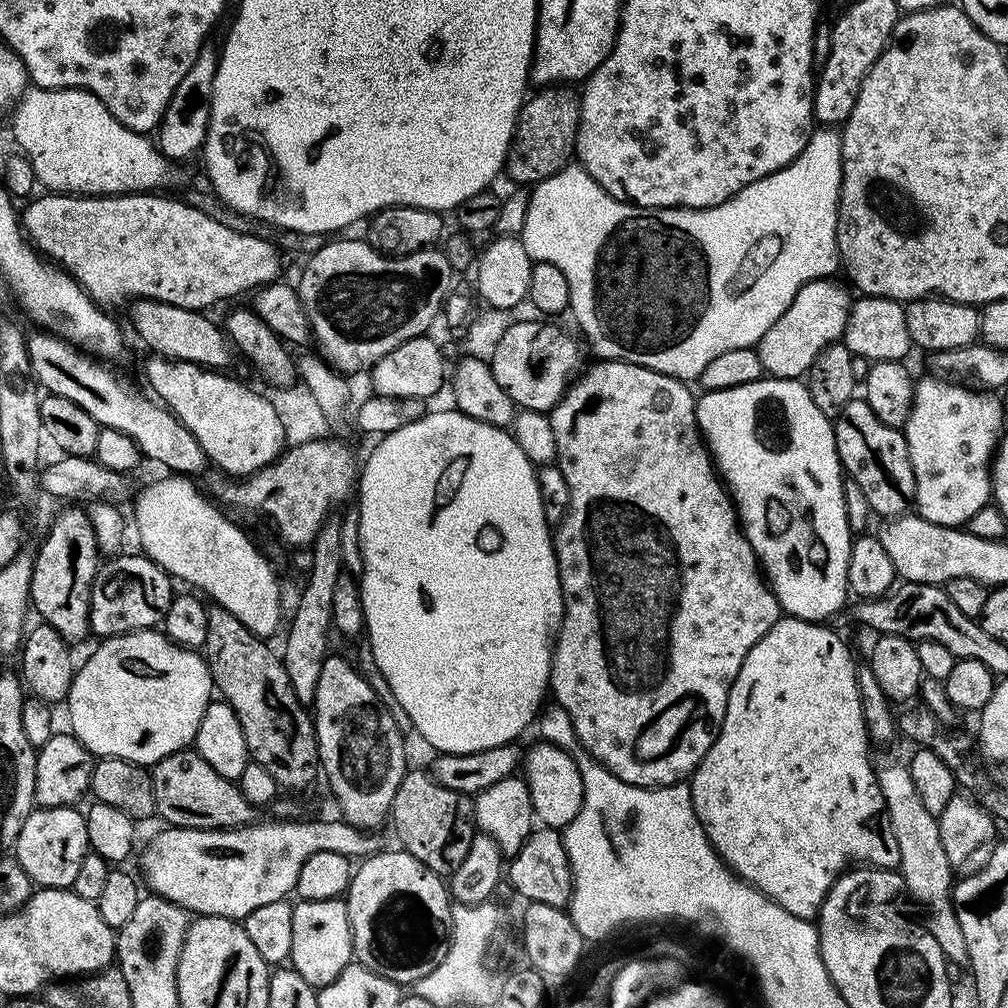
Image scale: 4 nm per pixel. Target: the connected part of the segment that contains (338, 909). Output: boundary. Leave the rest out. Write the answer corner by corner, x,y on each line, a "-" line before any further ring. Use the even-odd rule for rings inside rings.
343,899
322,901
300,900
293,907
293,942
290,957
291,967
295,968
313,988
324,988
347,964
353,963
352,931
348,921
348,906

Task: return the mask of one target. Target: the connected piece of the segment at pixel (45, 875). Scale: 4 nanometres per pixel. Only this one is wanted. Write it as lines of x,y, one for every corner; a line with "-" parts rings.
35,807
23,822
14,845
14,857
31,881
41,888
73,887
85,856
90,852
85,815
75,807

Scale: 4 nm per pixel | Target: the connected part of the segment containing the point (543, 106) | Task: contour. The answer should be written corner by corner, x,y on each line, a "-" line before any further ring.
544,86
536,93
533,91
520,105
506,161
506,176
508,172
509,178
516,183
513,185
535,186
573,163
580,129
581,97
574,89
572,86

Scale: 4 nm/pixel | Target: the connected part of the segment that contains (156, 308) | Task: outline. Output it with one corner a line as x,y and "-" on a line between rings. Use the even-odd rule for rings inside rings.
137,299
131,308
132,328
140,335
141,342
149,348
147,350
149,353
164,356
167,360
185,360
191,364
203,364
204,367
213,370
224,370
229,367
227,364
231,362
233,356
229,341
221,325
207,320
204,317
207,315
203,311
142,299

